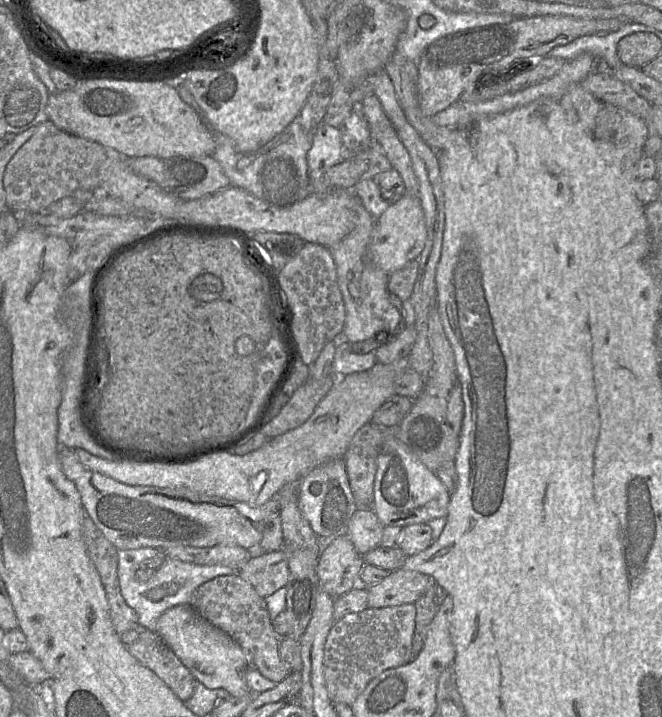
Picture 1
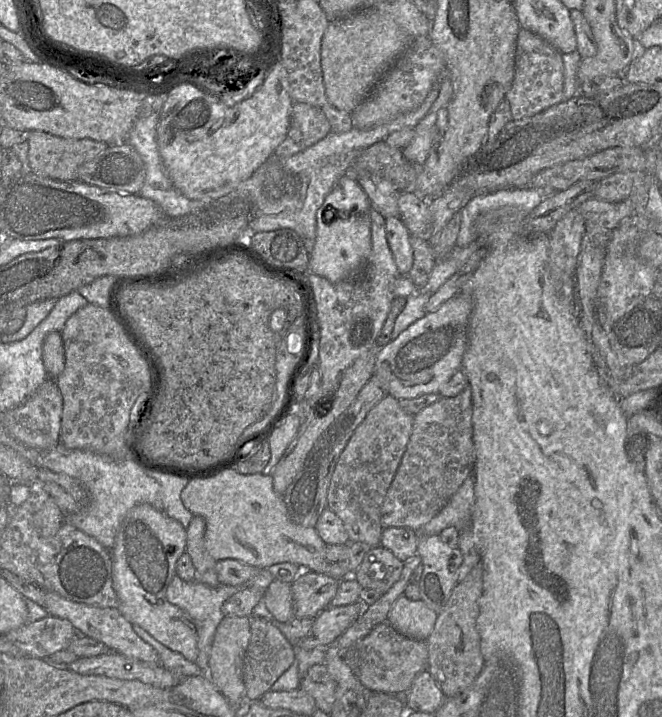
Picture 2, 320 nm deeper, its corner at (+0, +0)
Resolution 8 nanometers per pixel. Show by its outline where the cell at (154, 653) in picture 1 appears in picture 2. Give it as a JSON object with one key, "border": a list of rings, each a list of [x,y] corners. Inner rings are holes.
{"border":[[[45,591],[45,595],[46,600],[44,608],[47,611],[48,616],[70,621],[80,634],[100,641],[109,651],[142,662],[160,664],[158,654],[154,648],[135,633],[132,624],[124,618],[117,608],[89,606],[68,600],[52,591]]]}

